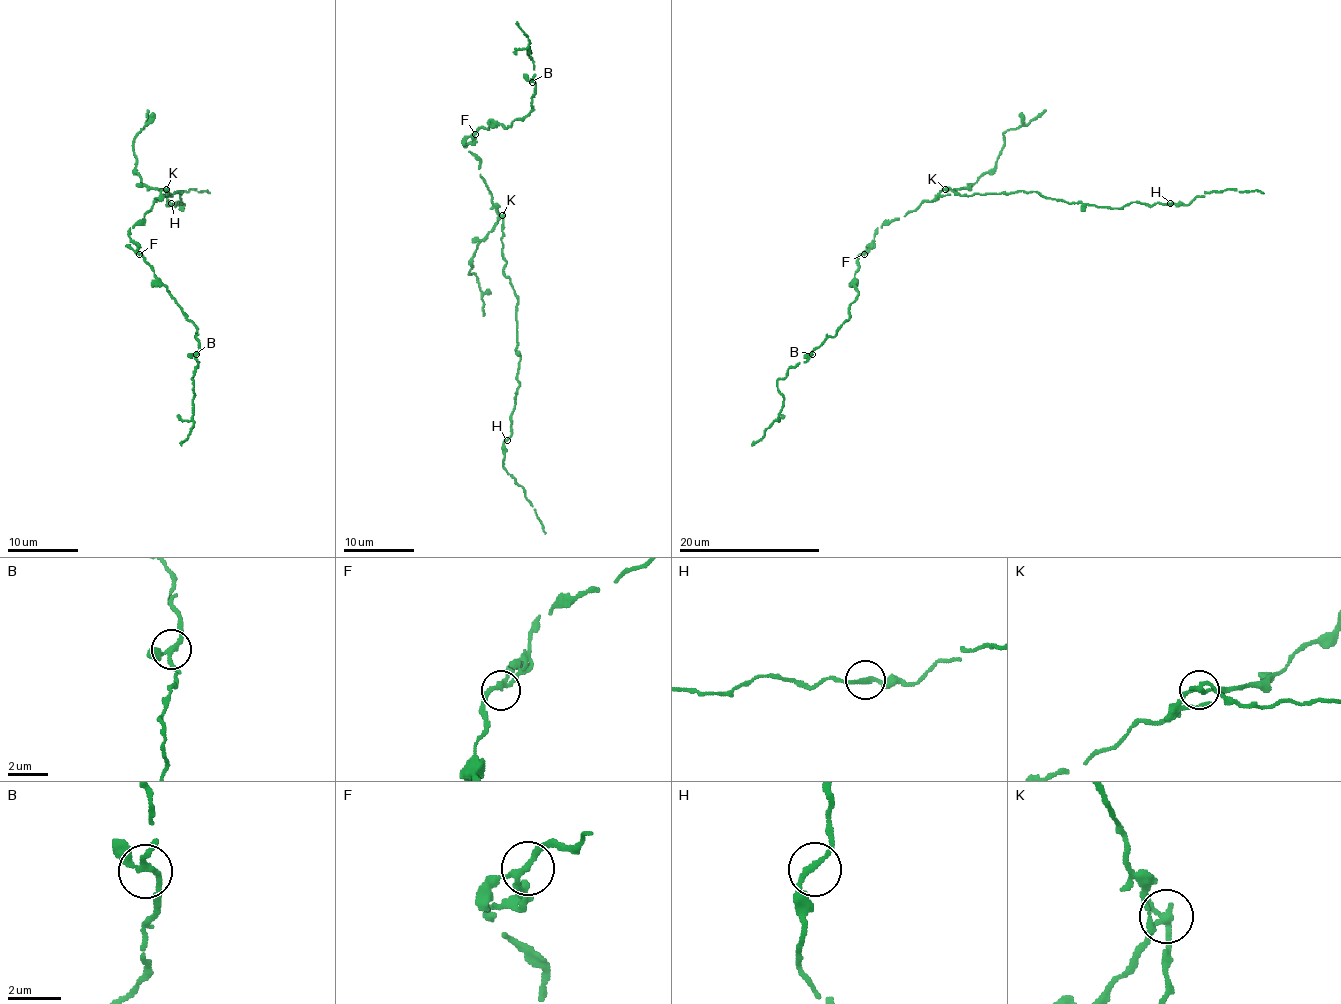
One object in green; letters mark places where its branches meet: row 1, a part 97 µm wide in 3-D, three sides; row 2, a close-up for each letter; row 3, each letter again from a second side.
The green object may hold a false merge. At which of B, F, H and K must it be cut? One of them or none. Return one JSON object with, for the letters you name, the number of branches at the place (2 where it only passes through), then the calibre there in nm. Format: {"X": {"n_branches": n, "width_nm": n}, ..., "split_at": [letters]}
{"K": {"n_branches": 3, "width_nm": 190}, "split_at": ["K"]}

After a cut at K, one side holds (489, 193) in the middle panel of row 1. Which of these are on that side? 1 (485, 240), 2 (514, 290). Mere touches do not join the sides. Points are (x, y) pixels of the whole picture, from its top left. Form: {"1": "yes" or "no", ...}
{"1": "no", "2": "yes"}

